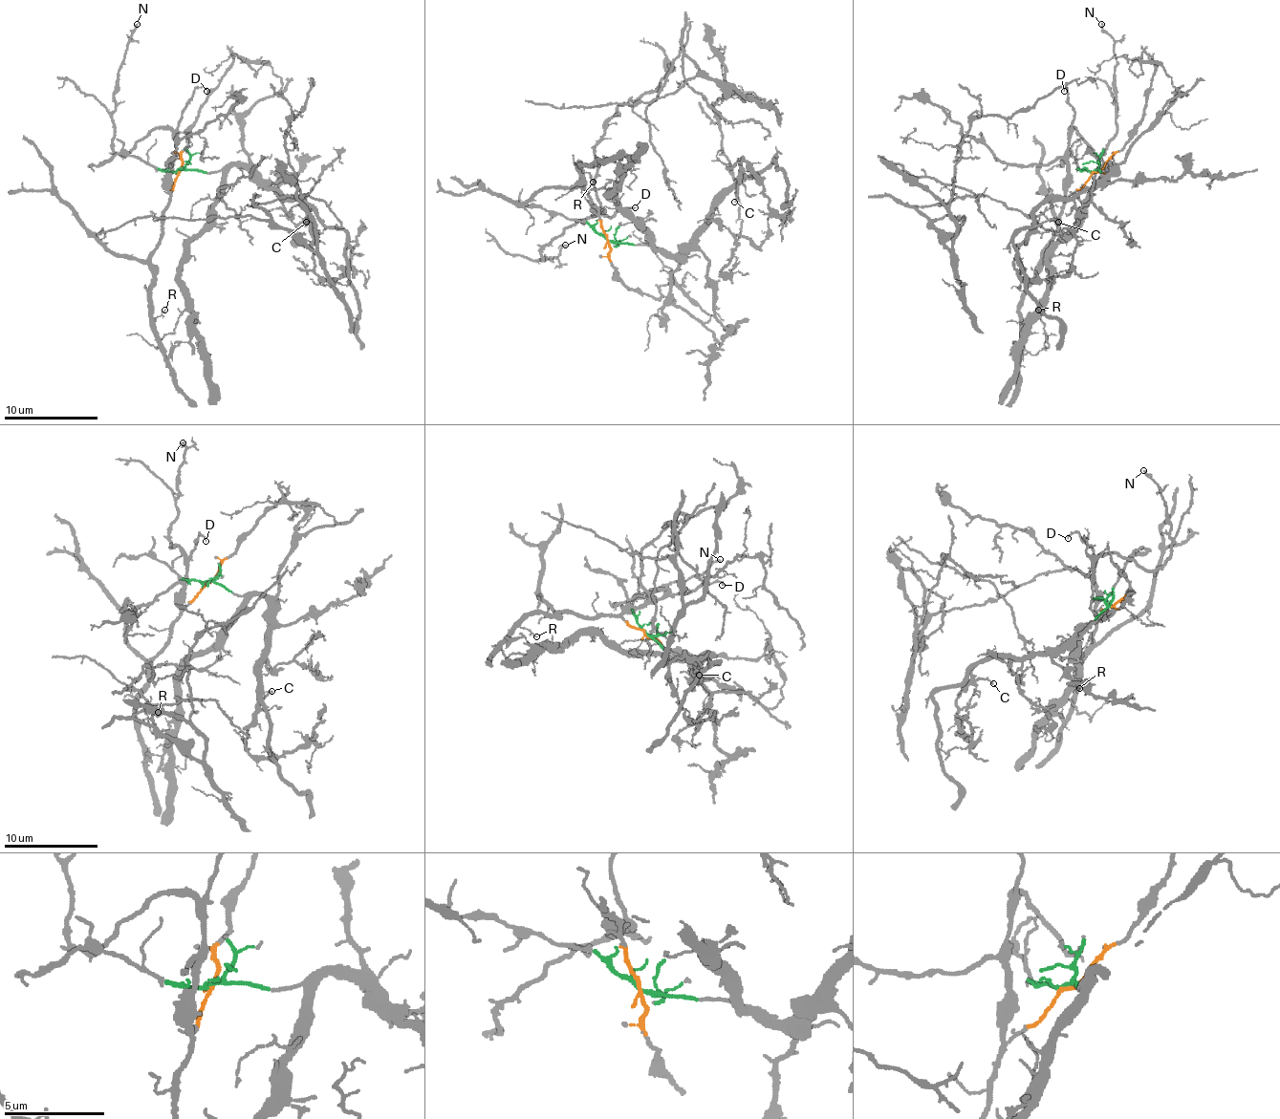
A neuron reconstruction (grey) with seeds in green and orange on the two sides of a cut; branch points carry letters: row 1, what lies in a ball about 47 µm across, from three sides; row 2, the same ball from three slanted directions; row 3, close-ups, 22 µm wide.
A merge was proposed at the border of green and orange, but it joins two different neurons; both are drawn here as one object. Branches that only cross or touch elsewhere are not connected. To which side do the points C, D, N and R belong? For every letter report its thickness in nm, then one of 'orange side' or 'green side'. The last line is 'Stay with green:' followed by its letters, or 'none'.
C: 140 nm thick; green side
D: 150 nm thick; orange side
N: 200 nm thick; orange side
R: 100 nm thick; orange side
Stay with green: C

